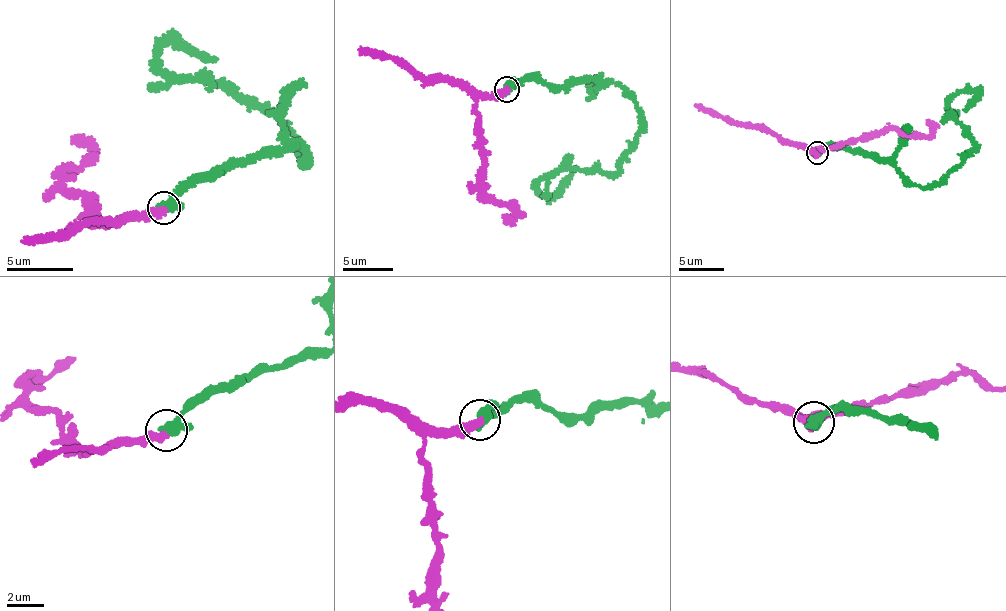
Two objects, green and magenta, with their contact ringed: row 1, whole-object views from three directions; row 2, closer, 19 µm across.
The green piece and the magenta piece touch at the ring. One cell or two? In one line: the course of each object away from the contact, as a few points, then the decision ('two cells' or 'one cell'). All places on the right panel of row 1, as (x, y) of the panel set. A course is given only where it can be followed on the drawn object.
course green (816, 152), (859, 152), (923, 188), (940, 183), (974, 151), (946, 112), (949, 100), (971, 89), (964, 110); course magenta (816, 152), (803, 145), (840, 145), (889, 129), (903, 135), (925, 137), (931, 131), (928, 119); one cell

